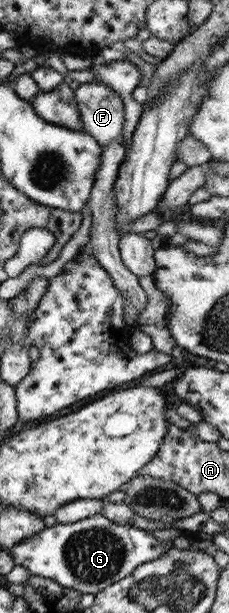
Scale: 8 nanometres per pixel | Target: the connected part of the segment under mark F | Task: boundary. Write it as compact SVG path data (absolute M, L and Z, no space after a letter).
M89 82L82 83L73 90L73 96L83 133L89 134L100 146L123 137L125 106L116 91L98 82Z

